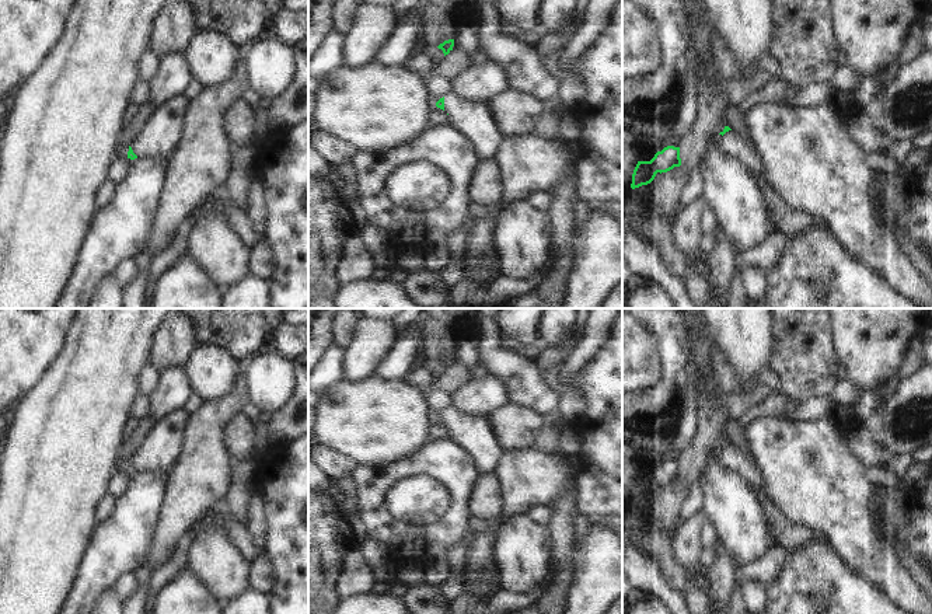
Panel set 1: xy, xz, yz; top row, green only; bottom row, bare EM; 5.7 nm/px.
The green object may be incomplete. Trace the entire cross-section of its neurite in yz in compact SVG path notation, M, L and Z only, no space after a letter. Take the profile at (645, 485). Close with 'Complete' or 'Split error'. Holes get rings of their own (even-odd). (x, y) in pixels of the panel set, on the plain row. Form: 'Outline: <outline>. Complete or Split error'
Outline: M667 460L662 465L657 465L650 475L638 475L632 488L631 502L647 499L655 493L657 486L667 486L680 479L680 461Z. Complete.

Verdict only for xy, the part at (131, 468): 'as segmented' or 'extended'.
extended

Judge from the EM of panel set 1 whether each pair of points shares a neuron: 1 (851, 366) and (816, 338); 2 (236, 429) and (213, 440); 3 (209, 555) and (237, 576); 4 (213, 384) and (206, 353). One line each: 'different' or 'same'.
1: different
2: different
3: same
4: same

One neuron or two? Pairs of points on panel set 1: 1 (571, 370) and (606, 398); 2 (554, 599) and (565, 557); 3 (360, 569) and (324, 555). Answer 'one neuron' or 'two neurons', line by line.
1: two neurons
2: one neuron
3: two neurons

